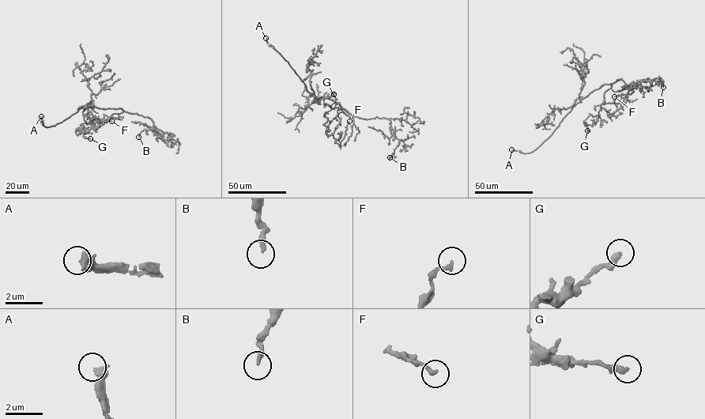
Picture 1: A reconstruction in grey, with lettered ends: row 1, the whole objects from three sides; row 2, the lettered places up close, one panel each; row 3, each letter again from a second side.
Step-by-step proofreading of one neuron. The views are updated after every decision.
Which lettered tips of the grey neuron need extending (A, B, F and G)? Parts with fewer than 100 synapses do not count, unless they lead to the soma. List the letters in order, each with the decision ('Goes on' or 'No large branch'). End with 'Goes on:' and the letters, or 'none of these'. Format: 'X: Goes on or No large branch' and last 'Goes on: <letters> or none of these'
A: Goes on
B: No large branch
F: No large branch
G: No large branch
Goes on: A

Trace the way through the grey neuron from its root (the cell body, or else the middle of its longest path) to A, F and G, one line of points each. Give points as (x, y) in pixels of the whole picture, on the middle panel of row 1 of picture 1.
A: (334, 101), (311, 96), (288, 62), (268, 43), (265, 38)
F: (334, 101), (353, 118), (343, 111), (337, 114), (340, 122), (334, 138), (342, 140), (349, 121)
G: (334, 101), (353, 118), (337, 107), (331, 108), (324, 103), (324, 99), (333, 94)

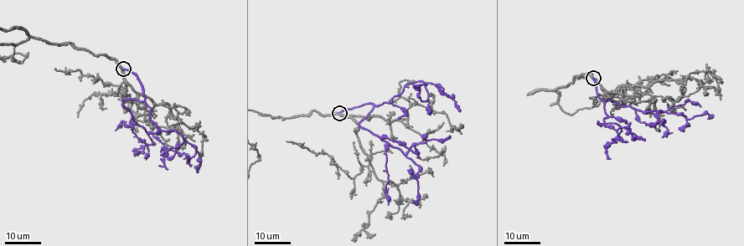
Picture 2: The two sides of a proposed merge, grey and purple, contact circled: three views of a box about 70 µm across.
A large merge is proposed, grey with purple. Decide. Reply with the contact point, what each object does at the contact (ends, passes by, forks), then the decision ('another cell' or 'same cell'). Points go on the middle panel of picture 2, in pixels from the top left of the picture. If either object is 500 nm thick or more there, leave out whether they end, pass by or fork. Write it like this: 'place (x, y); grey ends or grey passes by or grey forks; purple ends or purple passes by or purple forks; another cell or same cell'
place (339, 113); grey passes by; purple ends; another cell

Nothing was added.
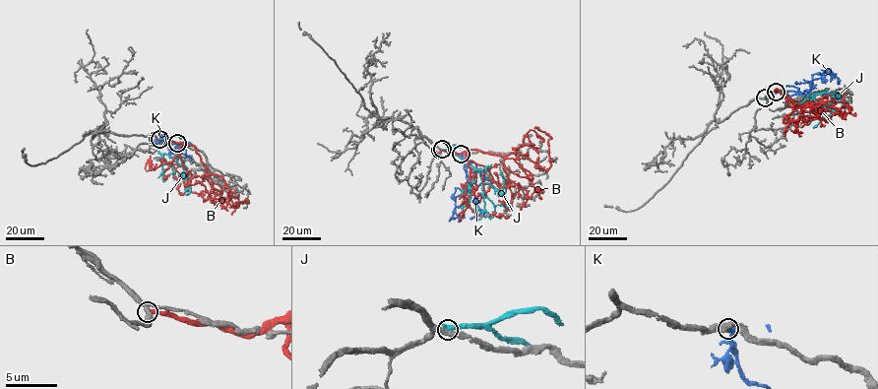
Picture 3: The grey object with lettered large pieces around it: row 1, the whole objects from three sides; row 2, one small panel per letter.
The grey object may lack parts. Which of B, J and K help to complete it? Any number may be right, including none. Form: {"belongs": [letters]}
{"belongs": []}

